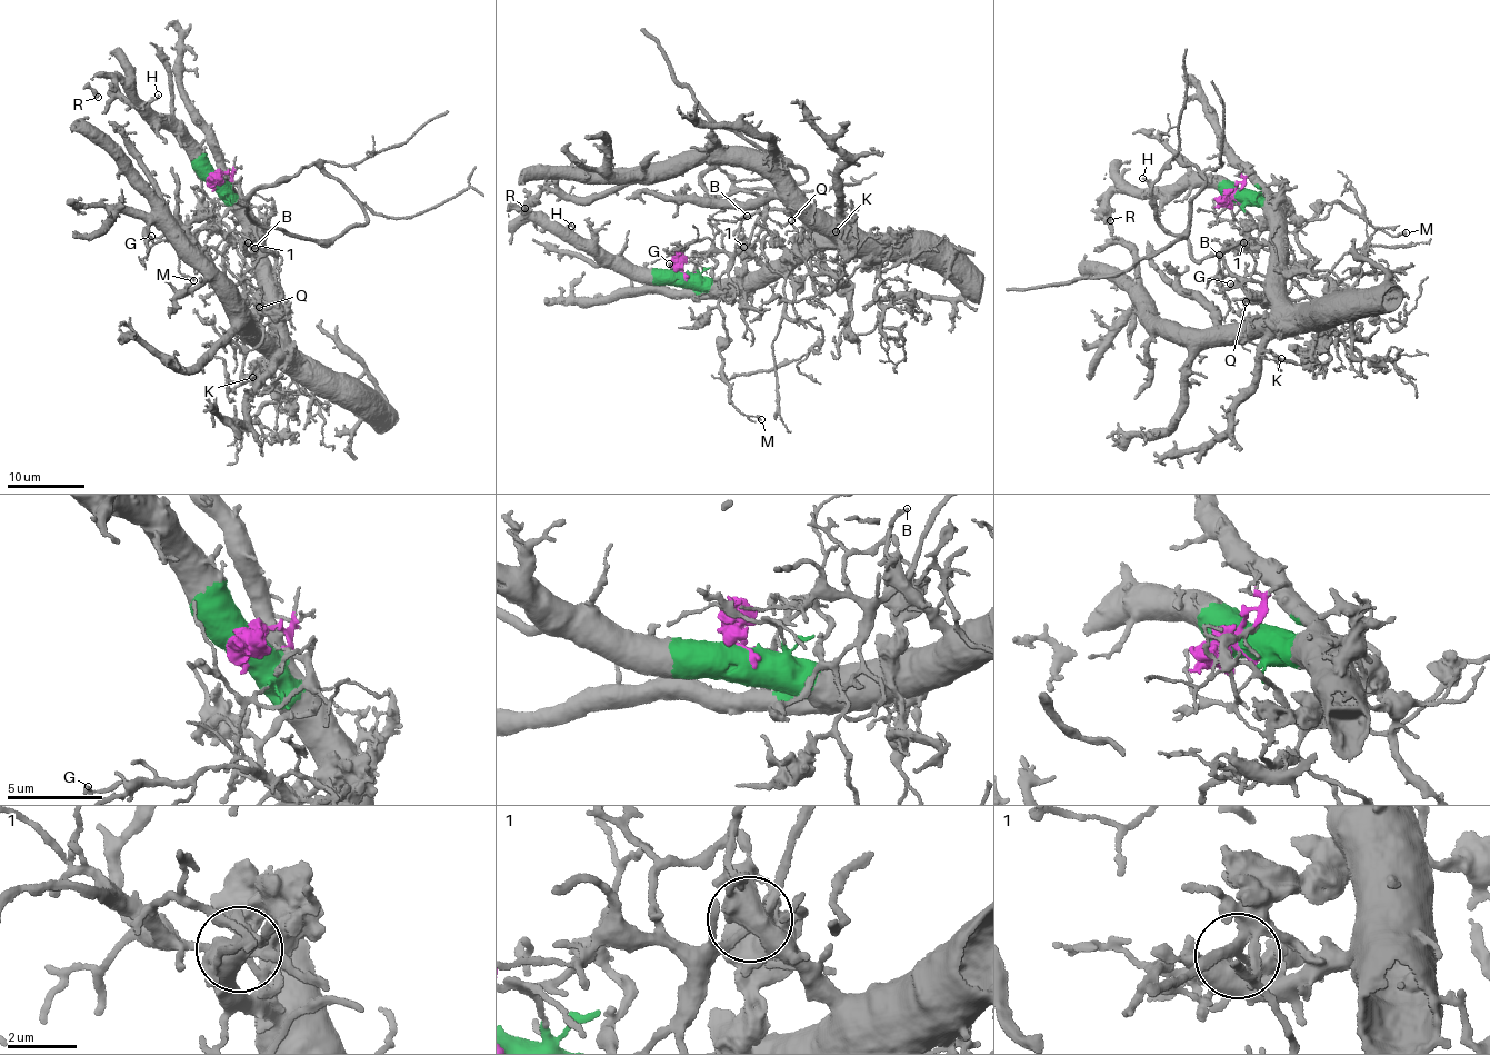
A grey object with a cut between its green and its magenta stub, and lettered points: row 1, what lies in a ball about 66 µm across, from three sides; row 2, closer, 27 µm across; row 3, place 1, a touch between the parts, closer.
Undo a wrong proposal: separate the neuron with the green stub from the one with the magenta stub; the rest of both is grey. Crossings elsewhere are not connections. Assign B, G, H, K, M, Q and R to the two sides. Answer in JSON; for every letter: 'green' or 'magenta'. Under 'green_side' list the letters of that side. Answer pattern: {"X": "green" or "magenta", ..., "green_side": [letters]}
{"B": "magenta", "G": "magenta", "H": "green", "K": "magenta", "M": "magenta", "Q": "magenta", "R": "green", "green_side": ["H", "R"]}

